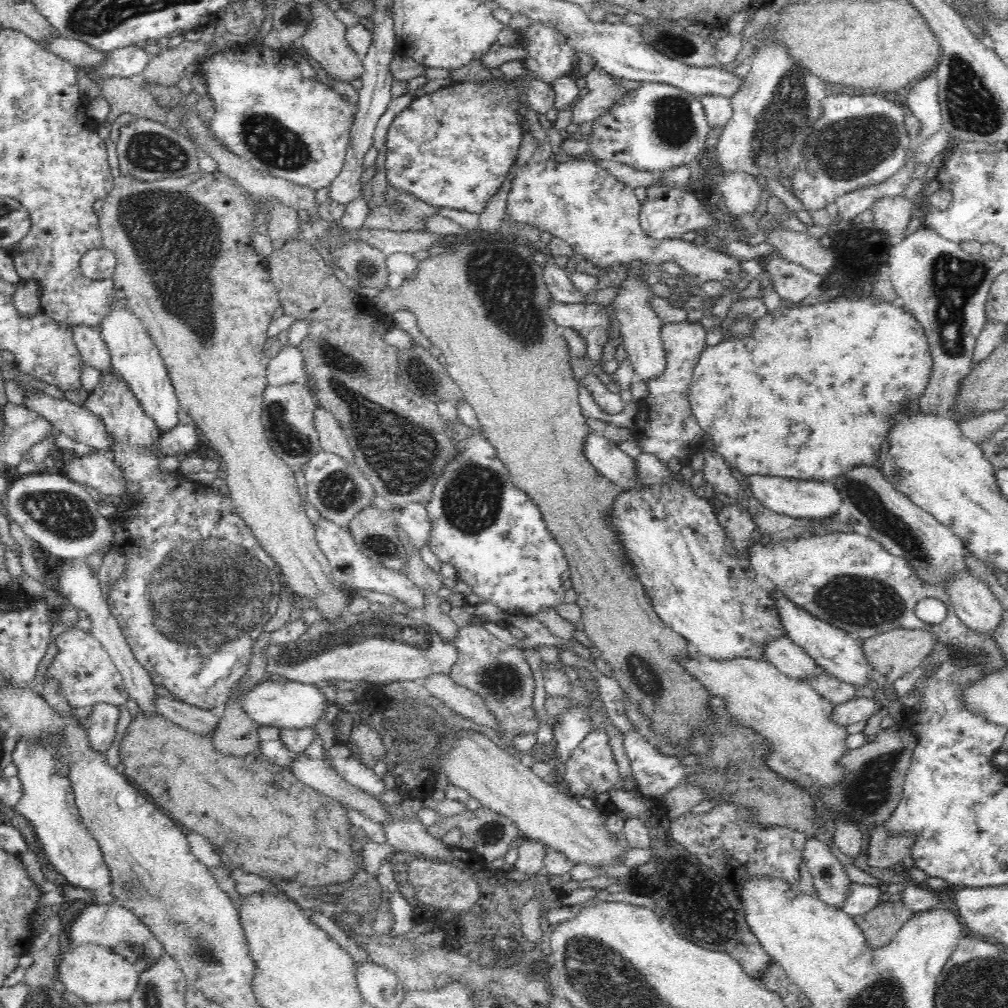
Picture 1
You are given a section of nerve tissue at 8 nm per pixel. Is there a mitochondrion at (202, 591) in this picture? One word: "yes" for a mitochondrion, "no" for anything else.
yes

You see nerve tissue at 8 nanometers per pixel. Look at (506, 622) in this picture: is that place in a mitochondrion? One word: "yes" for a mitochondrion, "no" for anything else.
no

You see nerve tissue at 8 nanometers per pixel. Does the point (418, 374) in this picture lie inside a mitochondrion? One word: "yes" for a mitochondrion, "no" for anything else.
yes

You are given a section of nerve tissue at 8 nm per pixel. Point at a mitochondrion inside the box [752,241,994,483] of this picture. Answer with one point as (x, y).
(955, 280)

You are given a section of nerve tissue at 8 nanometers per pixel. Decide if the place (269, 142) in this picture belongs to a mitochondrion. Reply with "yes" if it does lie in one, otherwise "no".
yes

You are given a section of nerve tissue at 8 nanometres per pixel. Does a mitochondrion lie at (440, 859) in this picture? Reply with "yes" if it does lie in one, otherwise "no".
no

